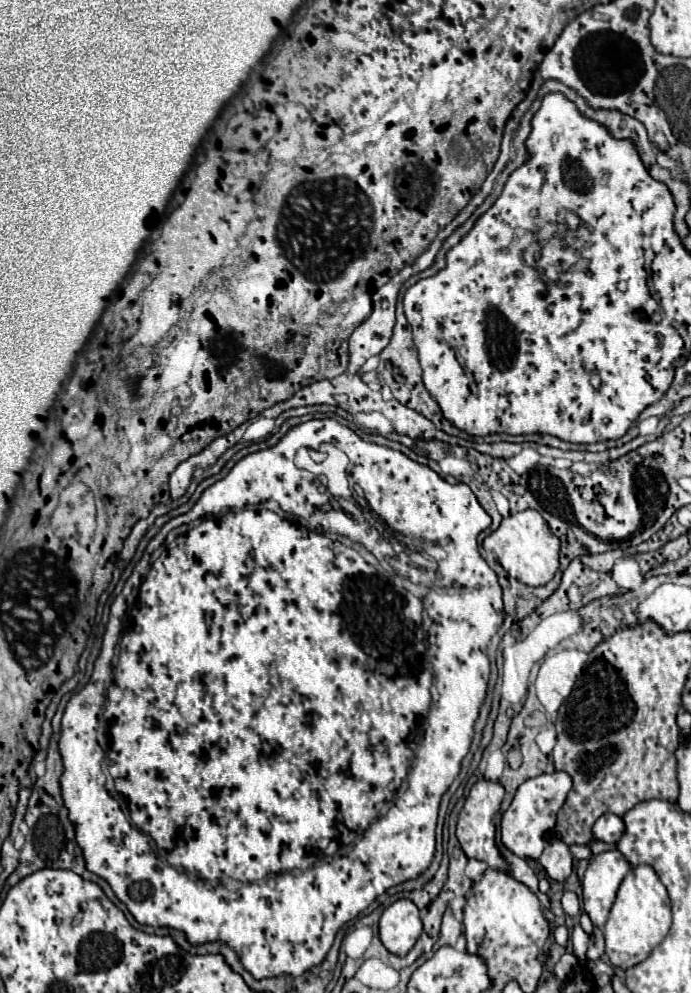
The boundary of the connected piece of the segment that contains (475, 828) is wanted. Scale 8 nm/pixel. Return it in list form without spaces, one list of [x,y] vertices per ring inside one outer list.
[[[479,779],[471,787],[471,791],[465,799],[465,805],[459,813],[459,821],[457,821],[457,839],[459,839],[461,849],[465,851],[465,855],[473,857],[473,859],[479,859],[479,861],[485,861],[491,869],[499,869],[499,871],[507,869],[507,861],[501,857],[501,853],[497,851],[497,845],[495,845],[493,815],[499,811],[503,795],[505,795],[505,789],[499,783]]]

